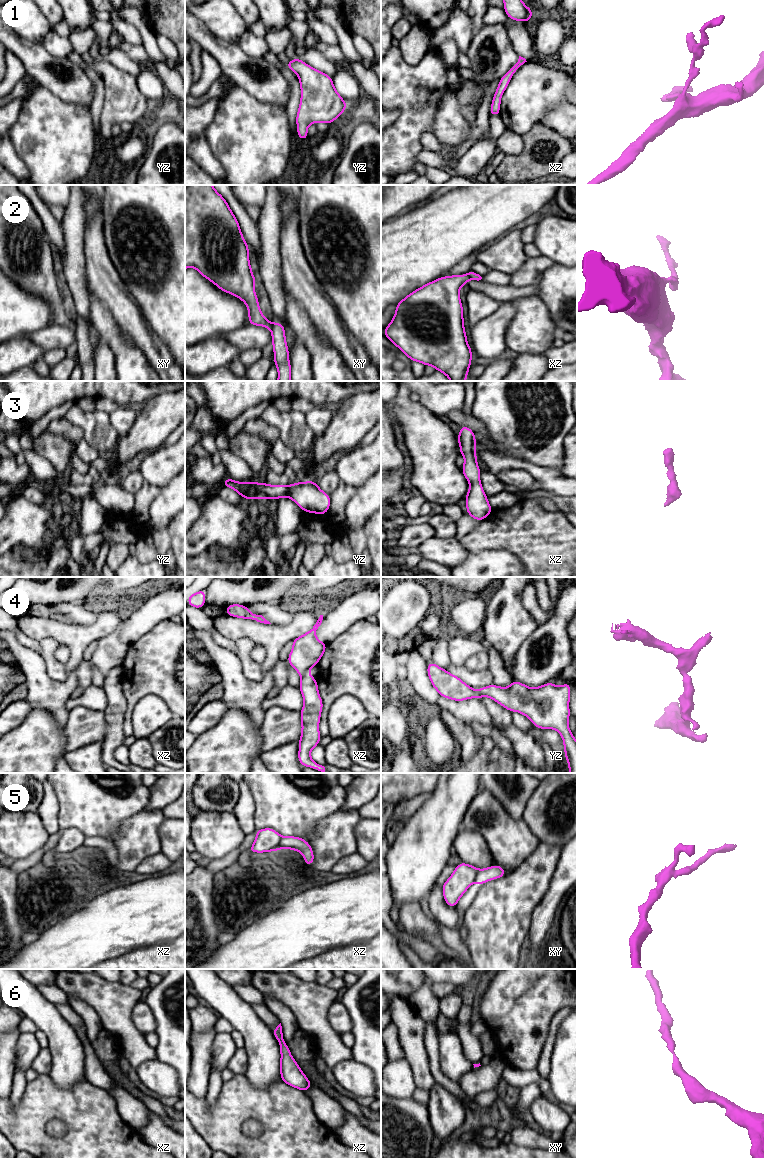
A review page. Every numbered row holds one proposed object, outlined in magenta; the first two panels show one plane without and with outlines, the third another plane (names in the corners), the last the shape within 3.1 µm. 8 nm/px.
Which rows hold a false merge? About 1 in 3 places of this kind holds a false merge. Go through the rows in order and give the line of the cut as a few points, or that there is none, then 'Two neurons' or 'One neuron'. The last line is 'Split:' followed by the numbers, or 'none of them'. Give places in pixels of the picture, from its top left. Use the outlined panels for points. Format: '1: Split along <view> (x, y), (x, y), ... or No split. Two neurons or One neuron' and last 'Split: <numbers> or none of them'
1: No split. One neuron
2: Split along xy (270, 323), (271, 329). Two neurons
3: No split. One neuron
4: Split along xz (307, 673), (302, 678). Two neurons
5: Split along xz (282, 837), (278, 848). Two neurons
6: No split. One neuron
Split: 2, 4, 5

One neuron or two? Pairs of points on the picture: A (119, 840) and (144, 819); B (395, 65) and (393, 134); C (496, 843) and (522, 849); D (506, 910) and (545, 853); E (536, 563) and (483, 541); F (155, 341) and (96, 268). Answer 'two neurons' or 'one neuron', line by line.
A: one neuron
B: one neuron
C: one neuron
D: one neuron
E: one neuron
F: one neuron

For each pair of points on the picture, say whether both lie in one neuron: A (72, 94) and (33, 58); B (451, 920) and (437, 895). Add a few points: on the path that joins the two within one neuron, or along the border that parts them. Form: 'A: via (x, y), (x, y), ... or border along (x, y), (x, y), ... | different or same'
A: via (62, 85), (56, 83), (41, 68) | same
B: via (445, 914), (437, 906), (437, 901) | same

